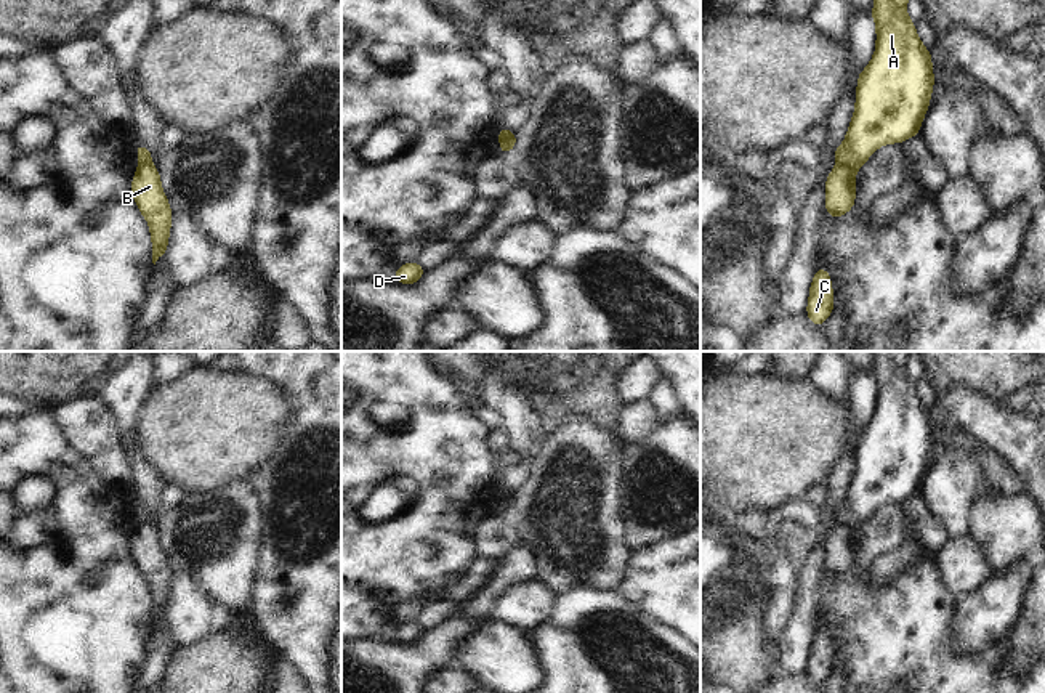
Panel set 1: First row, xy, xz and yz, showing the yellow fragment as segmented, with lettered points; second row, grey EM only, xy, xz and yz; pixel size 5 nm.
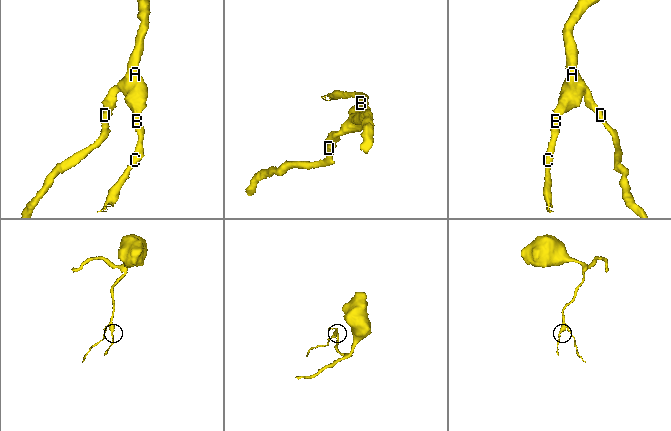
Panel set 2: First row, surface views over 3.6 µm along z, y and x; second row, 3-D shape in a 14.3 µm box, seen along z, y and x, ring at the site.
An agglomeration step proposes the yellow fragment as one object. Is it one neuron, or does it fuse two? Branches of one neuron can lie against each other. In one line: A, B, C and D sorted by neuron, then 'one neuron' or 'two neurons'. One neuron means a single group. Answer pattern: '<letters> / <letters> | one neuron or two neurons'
A D / B C | two neurons

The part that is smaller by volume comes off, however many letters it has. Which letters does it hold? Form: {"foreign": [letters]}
{"foreign": ["B", "C"]}

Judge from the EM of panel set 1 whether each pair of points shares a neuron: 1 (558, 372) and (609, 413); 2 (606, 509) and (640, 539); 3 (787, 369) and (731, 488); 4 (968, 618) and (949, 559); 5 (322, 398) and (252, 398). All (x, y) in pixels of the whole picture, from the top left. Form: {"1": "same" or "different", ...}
{"1": "same", "2": "different", "3": "different", "4": "different", "5": "different"}

